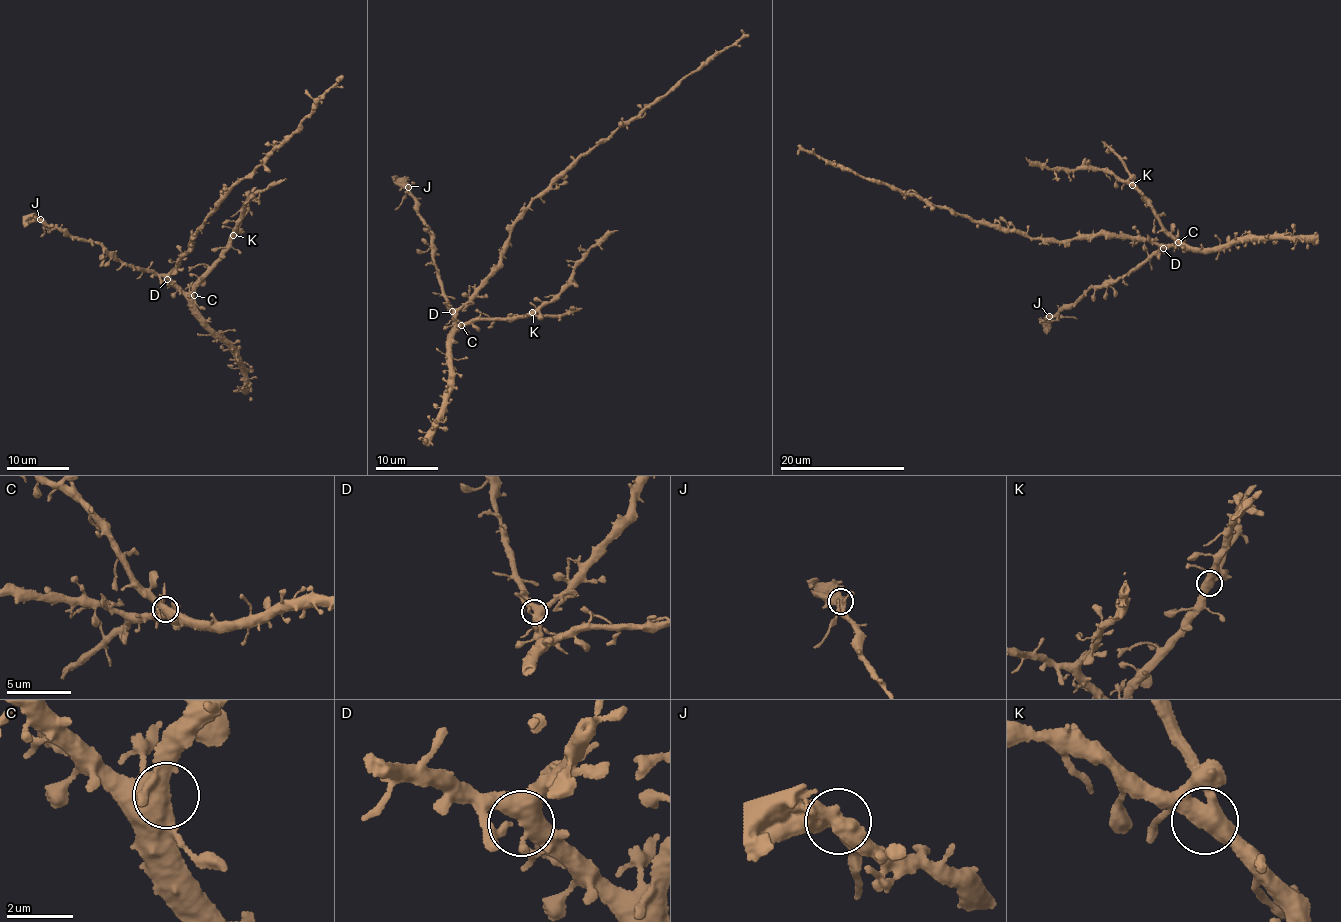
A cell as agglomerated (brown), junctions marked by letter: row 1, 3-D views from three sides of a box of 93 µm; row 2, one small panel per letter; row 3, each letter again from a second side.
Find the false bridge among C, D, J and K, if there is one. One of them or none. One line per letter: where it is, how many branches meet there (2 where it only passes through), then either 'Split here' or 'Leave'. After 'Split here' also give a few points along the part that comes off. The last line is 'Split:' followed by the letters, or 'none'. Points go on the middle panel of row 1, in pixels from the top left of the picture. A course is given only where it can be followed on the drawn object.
C: Place: (461, 325). Branches: 4. Leave
D: Place: (452, 311). Branches: 4. Leave
J: Place: (408, 187). Branches: 4. Split here. Course of the part to remove: (407, 187), (406, 198), (394, 210)
K: Place: (532, 312). Branches: 4. Leave
Split: J

